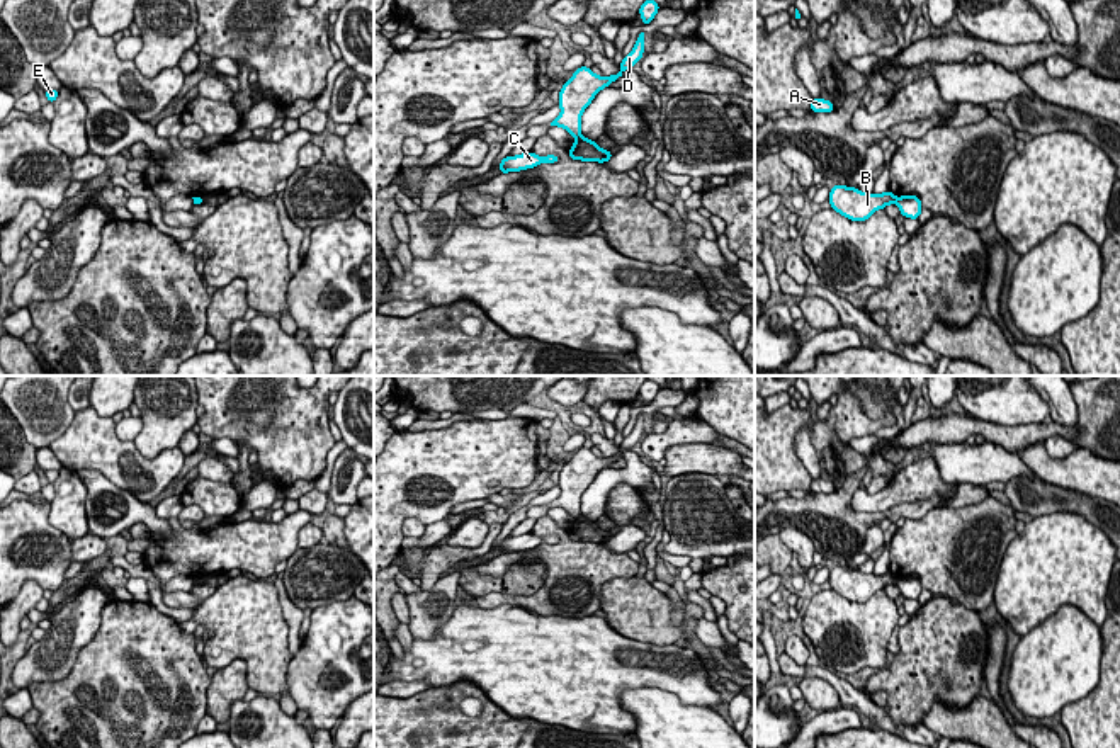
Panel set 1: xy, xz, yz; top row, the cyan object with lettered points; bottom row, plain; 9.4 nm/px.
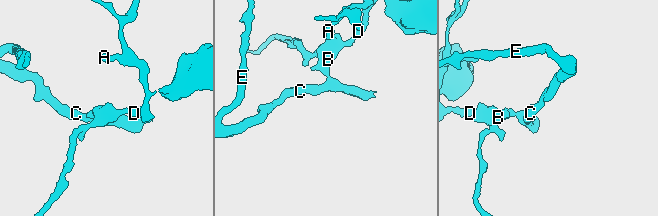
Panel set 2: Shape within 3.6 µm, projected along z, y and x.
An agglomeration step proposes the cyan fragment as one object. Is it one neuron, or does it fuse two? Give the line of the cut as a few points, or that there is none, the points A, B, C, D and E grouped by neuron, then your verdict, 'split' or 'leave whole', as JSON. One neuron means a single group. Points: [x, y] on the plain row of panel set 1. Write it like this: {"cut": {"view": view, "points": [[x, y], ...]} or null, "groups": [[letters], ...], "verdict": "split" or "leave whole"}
{"cut": {"view": "yz", "points": [[898, 578], [894, 583]]}, "groups": [["A", "B", "D"], ["C", "E"]], "verdict": "split"}

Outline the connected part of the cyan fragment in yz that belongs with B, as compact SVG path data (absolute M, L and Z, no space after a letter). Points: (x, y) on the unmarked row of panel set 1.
M836 564L829 571L831 590L850 602L867 602L877 590L896 585L897 578L889 571L884 575L867 575L855 568Z

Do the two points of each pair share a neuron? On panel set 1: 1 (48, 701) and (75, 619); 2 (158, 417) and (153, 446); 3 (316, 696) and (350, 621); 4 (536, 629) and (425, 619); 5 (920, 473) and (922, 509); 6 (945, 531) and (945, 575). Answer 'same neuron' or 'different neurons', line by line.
1: different neurons
2: same neuron
3: same neuron
4: different neurons
5: different neurons
6: same neuron

